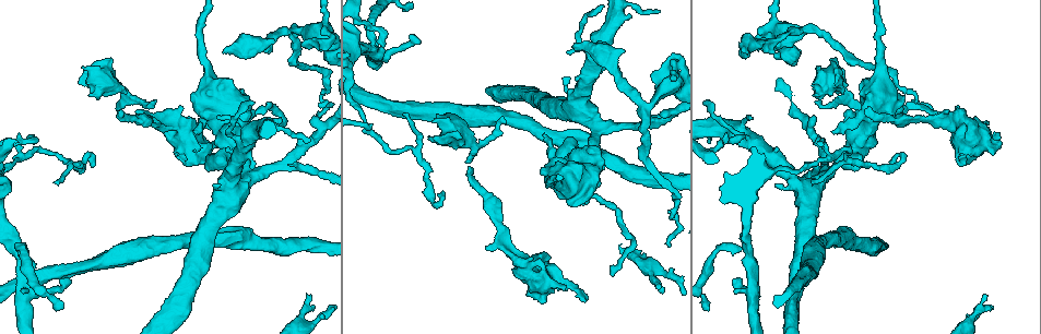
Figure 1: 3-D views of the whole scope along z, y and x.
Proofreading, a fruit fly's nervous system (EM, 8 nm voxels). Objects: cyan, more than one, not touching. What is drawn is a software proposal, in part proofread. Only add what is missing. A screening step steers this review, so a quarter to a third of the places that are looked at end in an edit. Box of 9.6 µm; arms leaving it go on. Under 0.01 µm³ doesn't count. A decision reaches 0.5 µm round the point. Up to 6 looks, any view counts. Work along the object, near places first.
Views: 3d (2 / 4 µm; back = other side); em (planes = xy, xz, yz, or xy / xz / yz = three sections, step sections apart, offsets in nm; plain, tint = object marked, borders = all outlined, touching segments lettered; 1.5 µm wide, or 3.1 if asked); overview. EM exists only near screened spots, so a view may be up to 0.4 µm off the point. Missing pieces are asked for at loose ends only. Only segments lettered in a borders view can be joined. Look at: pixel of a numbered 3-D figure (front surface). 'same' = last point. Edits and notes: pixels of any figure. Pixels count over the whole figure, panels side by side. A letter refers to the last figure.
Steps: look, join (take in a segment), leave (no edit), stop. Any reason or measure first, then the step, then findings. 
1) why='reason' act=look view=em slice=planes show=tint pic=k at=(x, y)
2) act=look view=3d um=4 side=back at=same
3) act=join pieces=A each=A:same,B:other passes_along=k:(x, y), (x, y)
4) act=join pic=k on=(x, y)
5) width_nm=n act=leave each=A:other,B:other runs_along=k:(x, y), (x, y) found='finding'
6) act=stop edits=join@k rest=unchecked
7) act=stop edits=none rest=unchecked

why='an open end' act=look view=em slice=xz step=4 show=borders pic=1 at=(223, 52)

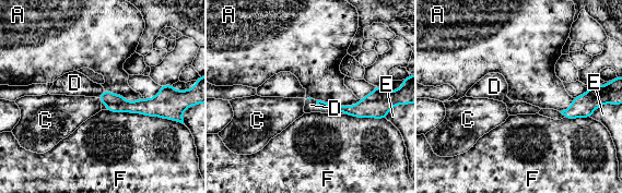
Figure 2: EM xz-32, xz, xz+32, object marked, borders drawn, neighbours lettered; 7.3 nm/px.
why='another direction' act=look view=em slice=planes show=borders at=same

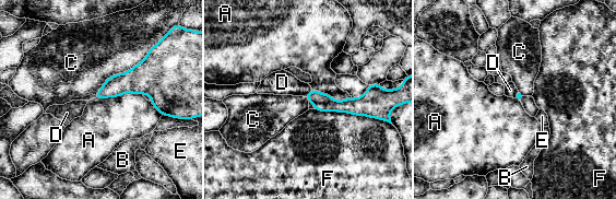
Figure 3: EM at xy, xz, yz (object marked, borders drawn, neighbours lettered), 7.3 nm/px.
act=join pieces=D each=A:other,B:other,C:other,D:same,E:other,F:other found='the cell continues'

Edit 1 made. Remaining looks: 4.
why='long arm stops here' act=look view=3d um=2 pic=1 at=(321, 116)

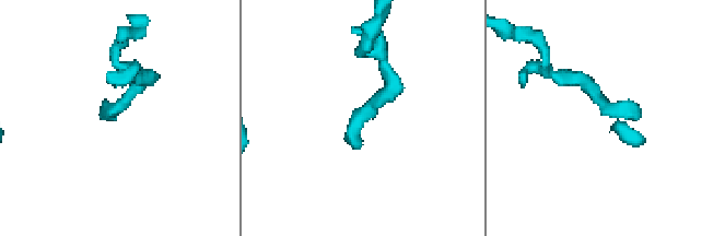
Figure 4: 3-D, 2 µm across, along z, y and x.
why='now the EM' act=look view=em slice=planes show=plain pic=4 at=(112, 111)

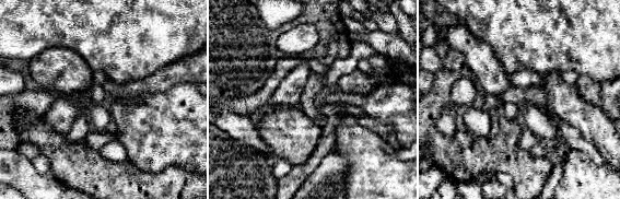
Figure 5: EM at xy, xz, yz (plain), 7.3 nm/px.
act=look view=em slice=planes show=borders at=same

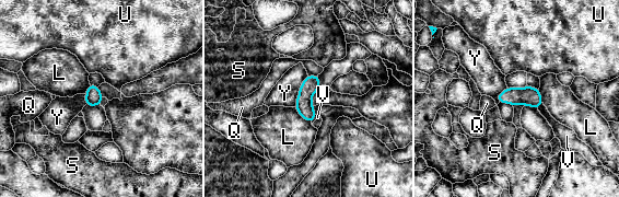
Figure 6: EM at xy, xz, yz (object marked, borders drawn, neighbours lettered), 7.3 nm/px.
act=join pieces=V each=L:other,Q:other,S:other,U:other,V:same,Y:other passes_along=6:(528, 96), (539, 106), (561, 131) found='the cell continues'

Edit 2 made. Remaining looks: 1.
act=stop edits=join@3,join@6 rest=unchecked

